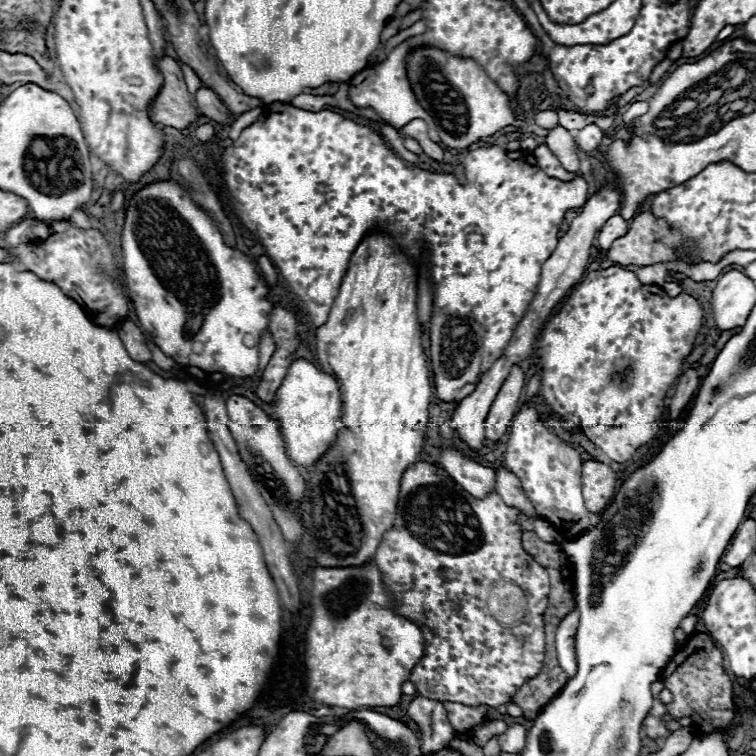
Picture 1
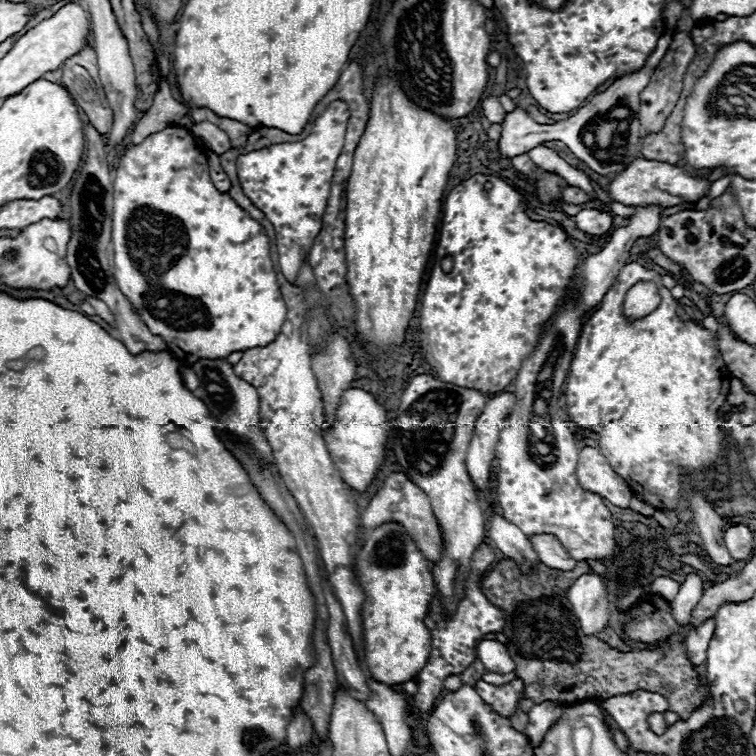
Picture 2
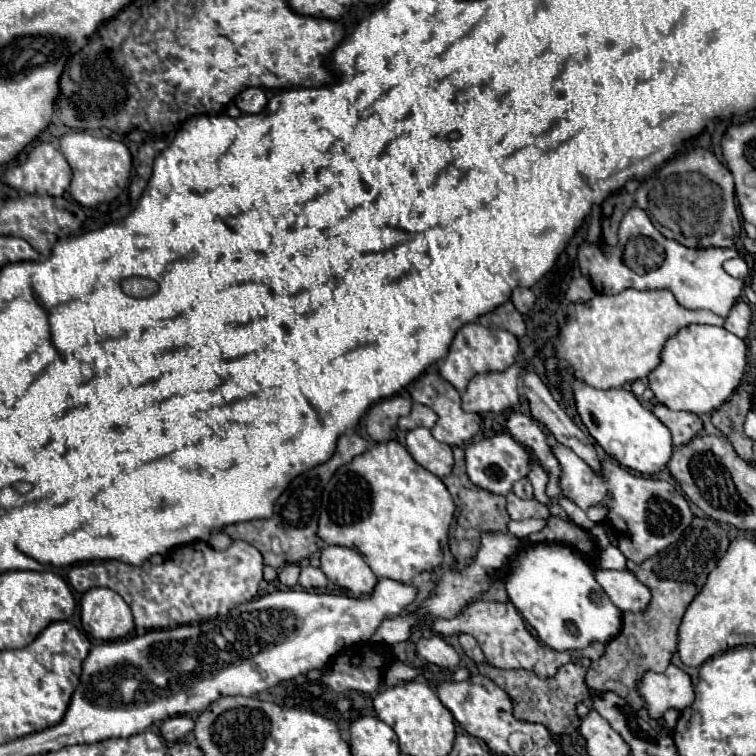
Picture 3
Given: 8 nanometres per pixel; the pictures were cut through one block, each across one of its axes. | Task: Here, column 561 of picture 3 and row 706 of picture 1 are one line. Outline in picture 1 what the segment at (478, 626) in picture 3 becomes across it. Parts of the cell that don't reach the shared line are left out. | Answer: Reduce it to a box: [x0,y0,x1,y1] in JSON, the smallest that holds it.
[642,696,668,738]

